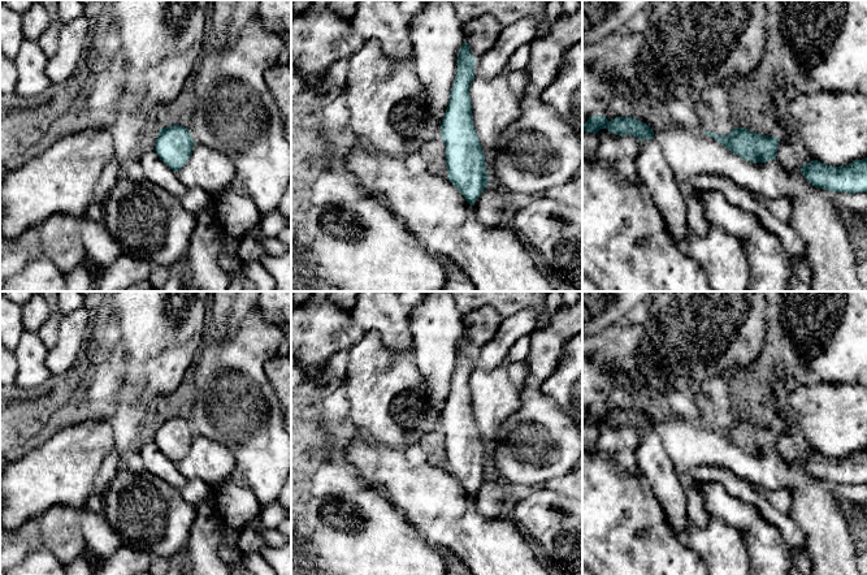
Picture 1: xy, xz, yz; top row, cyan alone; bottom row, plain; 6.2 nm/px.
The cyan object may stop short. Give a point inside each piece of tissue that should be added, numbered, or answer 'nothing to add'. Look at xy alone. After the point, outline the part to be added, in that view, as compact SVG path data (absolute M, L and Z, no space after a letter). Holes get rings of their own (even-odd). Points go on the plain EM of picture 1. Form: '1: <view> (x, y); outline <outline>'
1: xy (237, 405); outline M255 306L240 320L233 337L218 342L204 340L196 360L194 382L196 401L188 420L195 435L205 436L226 446L235 457L231 479L248 487L261 507L277 502L291 471L291 436L286 431L286 416L274 385L265 373L265 364L274 356L285 338L283 330L269 323Z

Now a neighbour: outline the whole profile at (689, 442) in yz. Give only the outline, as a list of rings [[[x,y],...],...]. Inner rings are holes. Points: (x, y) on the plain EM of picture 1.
[[[614,369],[615,382],[632,399],[632,408],[647,415],[662,437],[688,502],[688,518],[706,527],[710,515],[690,475],[694,467],[716,467],[734,476],[777,490],[788,481],[788,470],[777,451],[750,454],[708,428],[701,416],[676,414],[666,402],[662,388],[654,382]]]

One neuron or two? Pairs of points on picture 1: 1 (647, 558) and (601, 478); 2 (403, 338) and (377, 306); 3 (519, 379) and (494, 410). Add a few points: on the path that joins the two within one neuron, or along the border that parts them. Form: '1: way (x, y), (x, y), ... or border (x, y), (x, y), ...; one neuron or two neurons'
1: way (628, 539), (601, 511), (601, 497); one neuron
2: way (395, 331), (391, 320), (385, 314); one neuron
3: border (525, 359), (510, 367), (510, 377), (520, 393); two neurons

